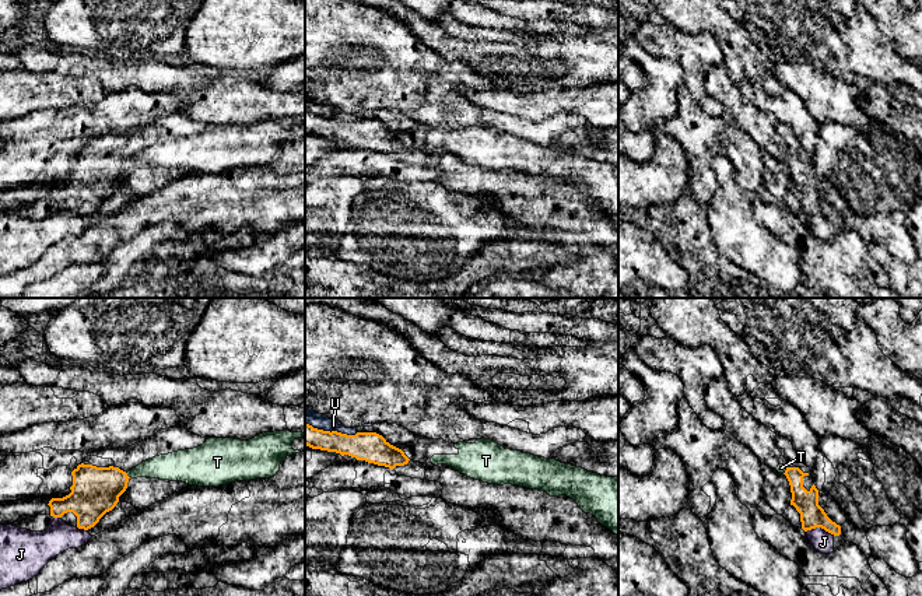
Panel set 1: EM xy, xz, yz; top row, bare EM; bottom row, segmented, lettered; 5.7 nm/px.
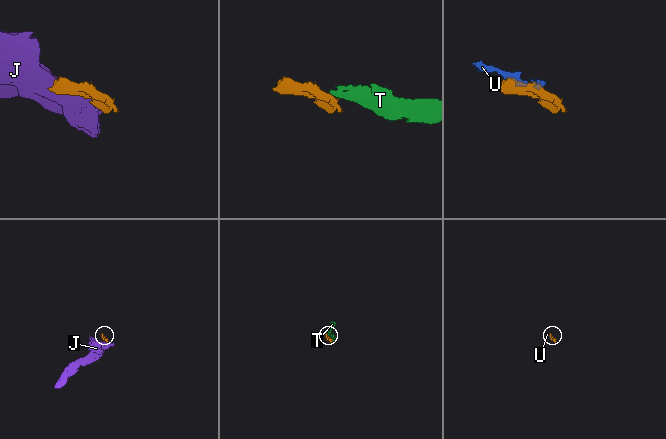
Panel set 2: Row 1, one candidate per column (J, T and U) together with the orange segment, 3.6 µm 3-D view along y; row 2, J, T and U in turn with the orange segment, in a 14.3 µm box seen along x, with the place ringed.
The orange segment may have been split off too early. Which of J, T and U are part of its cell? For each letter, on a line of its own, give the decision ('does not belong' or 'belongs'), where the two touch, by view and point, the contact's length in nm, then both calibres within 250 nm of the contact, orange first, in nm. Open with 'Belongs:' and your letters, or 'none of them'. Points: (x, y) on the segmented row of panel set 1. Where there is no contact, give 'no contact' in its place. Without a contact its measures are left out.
Belongs: none of them
J: does not belong; contact yz (819, 526); length 150 nm; calibres 140 and 120 nm
T: does not belong; contact xy (128, 476); length 40 nm; calibres 280 and 150 nm
U: does not belong; contact xz (332, 431); length 320 nm; calibres 170 and 90 nm

